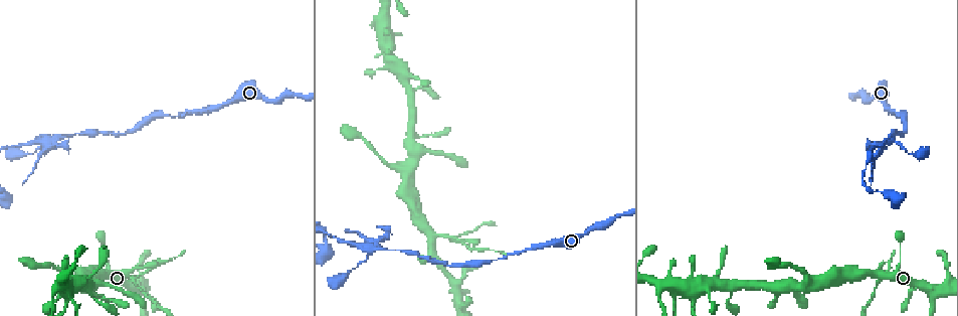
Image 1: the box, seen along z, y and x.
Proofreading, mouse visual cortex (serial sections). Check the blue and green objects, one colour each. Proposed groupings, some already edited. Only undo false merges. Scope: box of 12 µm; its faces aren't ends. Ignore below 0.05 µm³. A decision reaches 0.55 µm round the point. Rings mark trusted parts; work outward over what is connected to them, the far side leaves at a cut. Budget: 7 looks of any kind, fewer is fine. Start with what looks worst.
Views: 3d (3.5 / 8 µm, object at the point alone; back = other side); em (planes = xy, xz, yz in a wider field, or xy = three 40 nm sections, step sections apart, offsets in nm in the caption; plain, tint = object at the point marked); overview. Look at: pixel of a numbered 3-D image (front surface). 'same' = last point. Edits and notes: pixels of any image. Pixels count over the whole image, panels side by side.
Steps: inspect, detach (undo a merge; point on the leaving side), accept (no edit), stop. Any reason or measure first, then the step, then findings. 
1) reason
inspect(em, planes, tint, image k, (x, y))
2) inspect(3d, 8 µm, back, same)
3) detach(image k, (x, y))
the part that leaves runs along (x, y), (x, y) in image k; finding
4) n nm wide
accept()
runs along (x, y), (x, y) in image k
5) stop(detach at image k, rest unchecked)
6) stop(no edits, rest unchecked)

side arm on a straight run
inspect(3d, 8 µm, image 1, (371, 249))

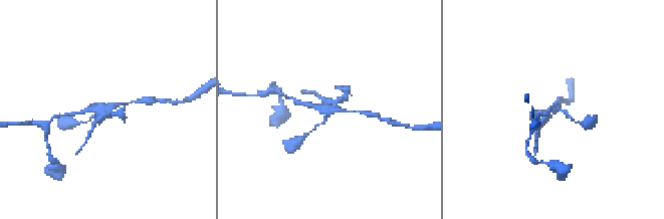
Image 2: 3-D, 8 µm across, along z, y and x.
inspect(3d, 3.5 µm, image 2, (330, 112))

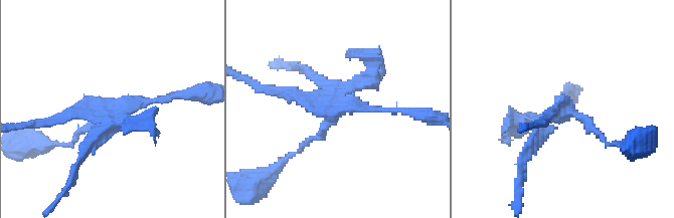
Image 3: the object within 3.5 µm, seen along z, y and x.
need the tissue
inspect(em, xy, step 1, tint, image 3, (108, 110))

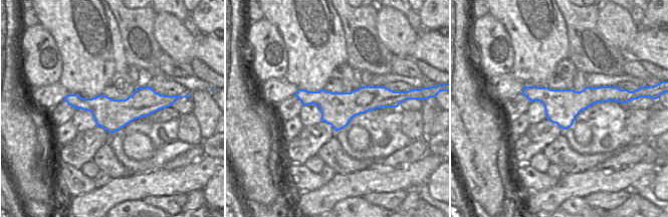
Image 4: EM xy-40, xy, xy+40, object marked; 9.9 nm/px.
detach(image 3, (513, 119))
the part that leaves runs along (344, 93), (372, 80), (372, 62), (347, 54) in image 3; a second cell is stuck on

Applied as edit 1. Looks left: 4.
inspect(3d, 3.5 µm, image 1, (447, 237))

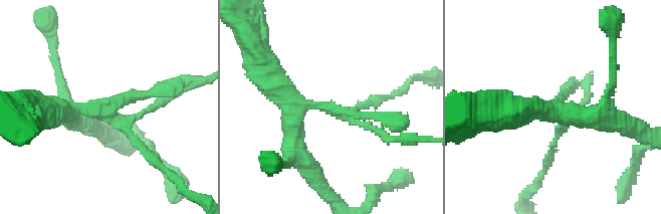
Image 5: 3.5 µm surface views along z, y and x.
shape alone is not enough
inspect(em, planes, tint, image 5, (108, 104))

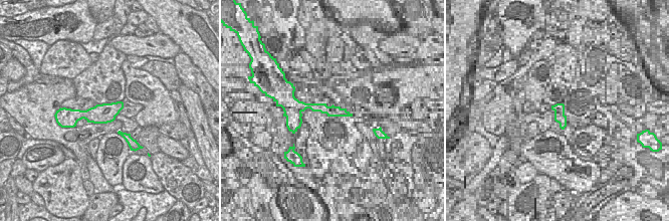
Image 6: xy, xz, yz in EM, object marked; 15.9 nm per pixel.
detach(image 5, (368, 102))
the part that leaves runs along (562, 128), (548, 162), (532, 187) in image 5; a second cell is stuck on

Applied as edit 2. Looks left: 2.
inspect(em, xy, step 3, tint, image 1, (376, 16))

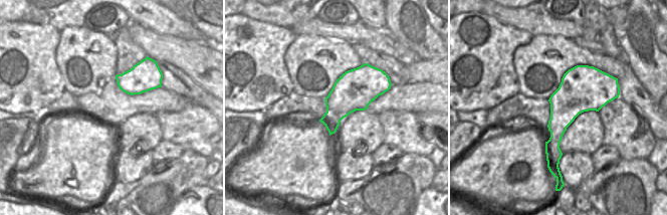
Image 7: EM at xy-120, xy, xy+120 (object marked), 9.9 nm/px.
wider look
inspect(3d, 3.5 µm, same)

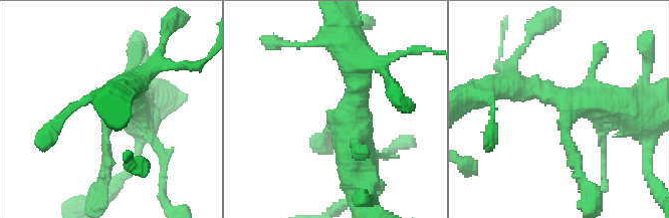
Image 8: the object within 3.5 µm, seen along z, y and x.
arms of 150, 300, 500 nm
accept()
runs along (130, 103), (105, 126), (99, 181) in image 8; all the same cell

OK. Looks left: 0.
stop(detach at image 3, detach at image 5, rest unchecked)

